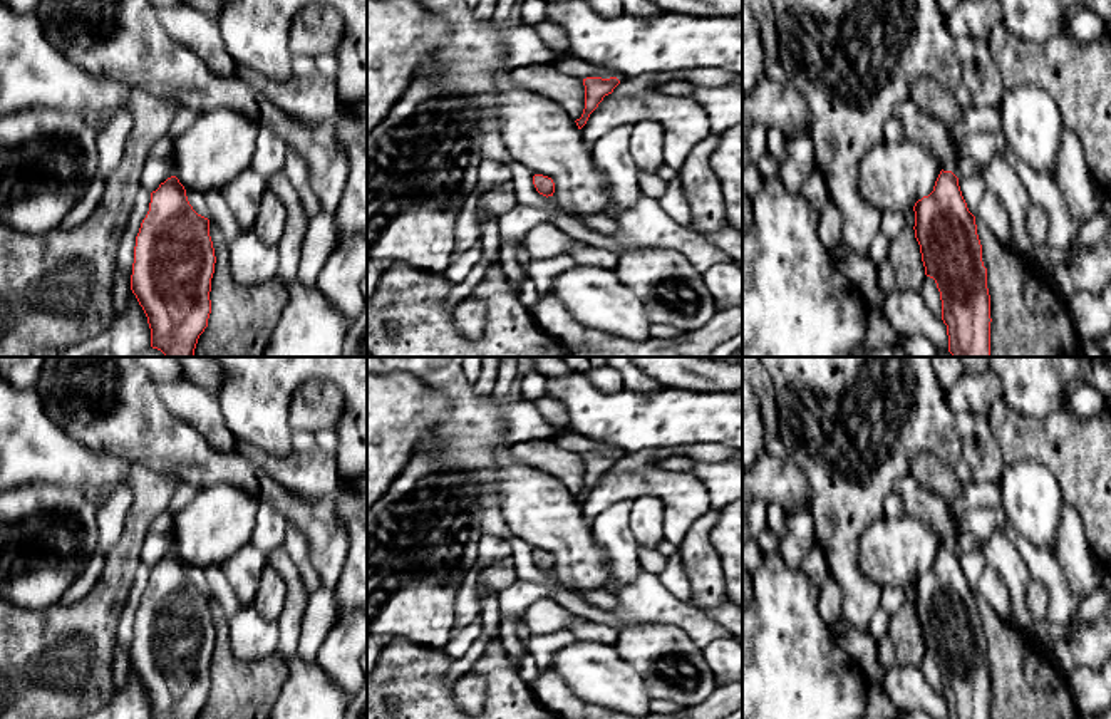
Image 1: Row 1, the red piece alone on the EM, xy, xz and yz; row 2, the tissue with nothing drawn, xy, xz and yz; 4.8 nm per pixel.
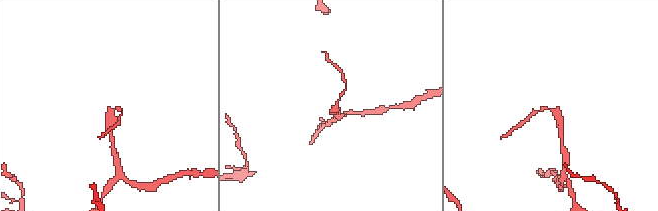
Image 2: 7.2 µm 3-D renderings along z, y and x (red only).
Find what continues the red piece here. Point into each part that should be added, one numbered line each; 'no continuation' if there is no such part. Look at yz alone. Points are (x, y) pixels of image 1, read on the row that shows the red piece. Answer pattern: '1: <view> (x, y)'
1: yz (929, 133)

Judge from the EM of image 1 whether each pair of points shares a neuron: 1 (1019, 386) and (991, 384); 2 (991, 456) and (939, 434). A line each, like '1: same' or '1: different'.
1: different
2: same

